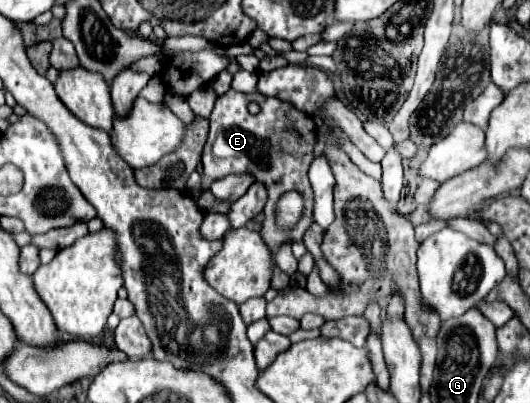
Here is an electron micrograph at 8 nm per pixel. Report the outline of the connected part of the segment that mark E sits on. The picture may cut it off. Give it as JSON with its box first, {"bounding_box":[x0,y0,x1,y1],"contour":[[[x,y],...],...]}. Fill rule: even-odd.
{"bounding_box":[203,89,315,253],"contour":[[[229,89],[221,97],[217,97],[209,121],[211,121],[209,139],[207,139],[207,143],[205,143],[207,147],[203,151],[205,175],[209,175],[211,179],[221,179],[223,175],[229,175],[229,173],[243,173],[243,171],[253,173],[255,179],[261,181],[269,191],[269,201],[265,205],[265,221],[263,221],[263,229],[261,229],[261,237],[265,239],[271,253],[275,253],[277,247],[283,241],[301,241],[305,229],[313,223],[313,215],[311,215],[311,211],[313,211],[313,189],[311,189],[309,179],[307,179],[307,171],[309,171],[309,165],[313,161],[313,143],[315,143],[315,123],[313,123],[313,119],[309,115],[297,111],[291,103],[281,101],[277,97],[265,97],[265,95],[259,95],[259,93],[247,95],[247,93],[239,93],[239,91]],[[253,101],[259,105],[257,115],[251,115],[249,109],[247,109],[247,105],[253,103]],[[287,191],[297,191],[303,197],[303,215],[293,229],[281,229],[277,225],[277,219],[275,219],[277,201]]]}

